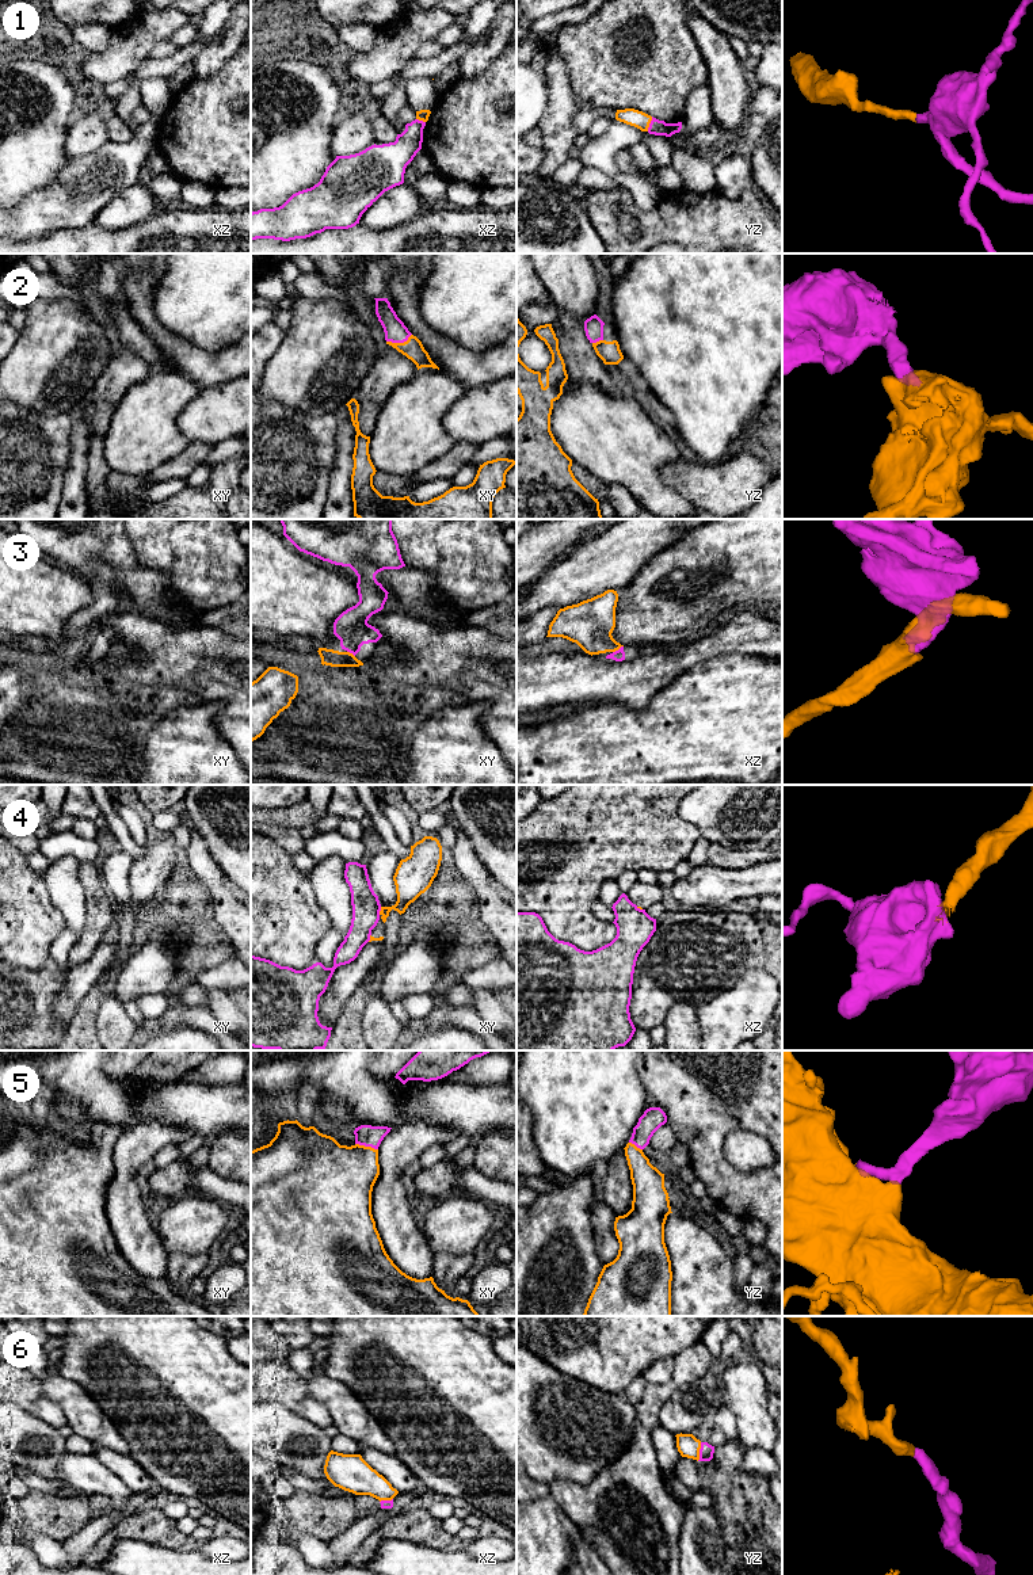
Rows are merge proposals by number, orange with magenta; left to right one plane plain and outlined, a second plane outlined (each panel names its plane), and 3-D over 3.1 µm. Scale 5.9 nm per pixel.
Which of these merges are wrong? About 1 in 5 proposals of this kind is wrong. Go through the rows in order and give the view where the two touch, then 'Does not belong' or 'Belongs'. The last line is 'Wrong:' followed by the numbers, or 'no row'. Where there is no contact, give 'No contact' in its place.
1: Touches orange in yz. Belongs
2: Touches orange in xy. Belongs
3: Touches orange in xz. Belongs
4: Touches orange in xy. Does not belong
5: Touches orange in xy. Belongs
6: Touches orange in yz. Belongs
Wrong: 4

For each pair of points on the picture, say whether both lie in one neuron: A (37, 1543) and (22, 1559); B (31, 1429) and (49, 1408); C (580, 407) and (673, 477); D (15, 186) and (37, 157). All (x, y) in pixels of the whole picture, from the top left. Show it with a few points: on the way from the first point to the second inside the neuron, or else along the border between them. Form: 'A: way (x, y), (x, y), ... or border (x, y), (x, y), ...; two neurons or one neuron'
A: border (29, 1548), (39, 1560); two neurons
B: border (14, 1403), (57, 1429); two neurons
C: border (681, 457), (659, 469), (660, 477), (679, 494); two neurons
D: way (15, 179), (30, 164); one neuron

